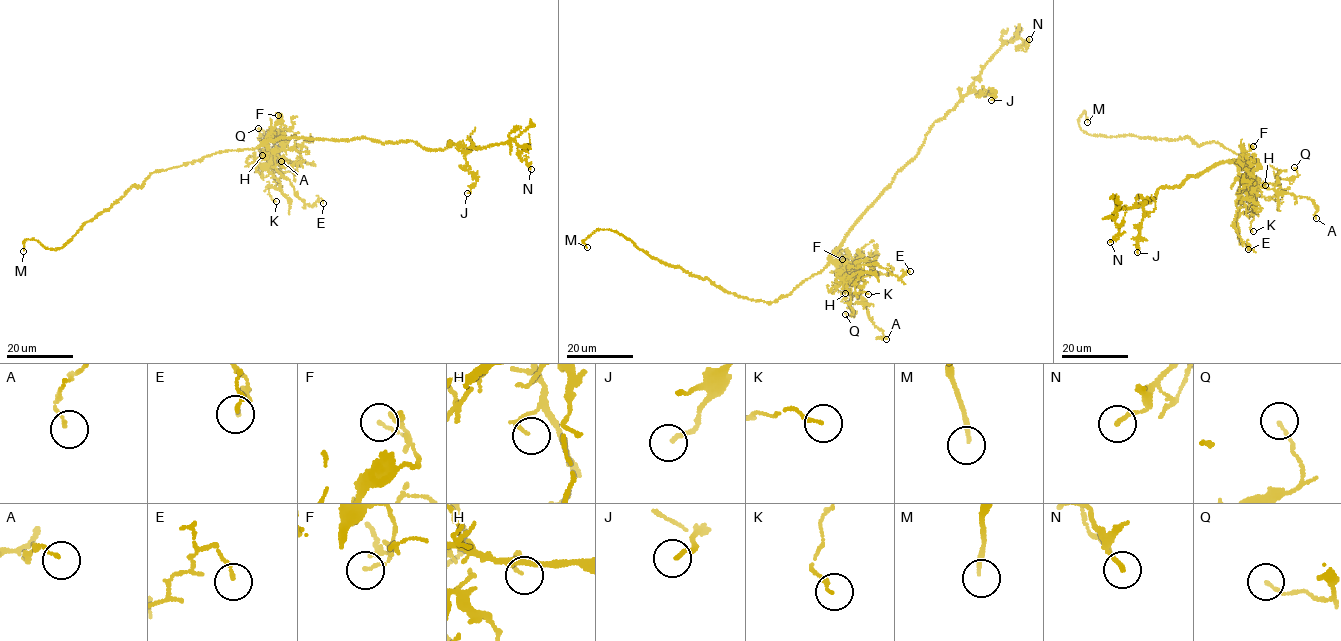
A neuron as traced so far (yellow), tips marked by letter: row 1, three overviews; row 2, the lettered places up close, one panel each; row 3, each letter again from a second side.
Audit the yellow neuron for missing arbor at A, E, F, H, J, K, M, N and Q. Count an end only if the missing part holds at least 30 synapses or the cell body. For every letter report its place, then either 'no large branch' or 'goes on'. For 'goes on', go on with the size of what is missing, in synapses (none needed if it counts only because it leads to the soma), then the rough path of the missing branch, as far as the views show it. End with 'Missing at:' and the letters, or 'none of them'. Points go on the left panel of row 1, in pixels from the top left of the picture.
A: (281, 161) | no large branch
E: (323, 203) | no large branch
F: (278, 115) | no large branch
H: (262, 155) | no large branch
J: (467, 193) | no large branch
K: (276, 201) | no large branch
M: (23, 251) | goes on
N: (531, 169) | no large branch
Q: (258, 128) | no large branch
Missing at: M

